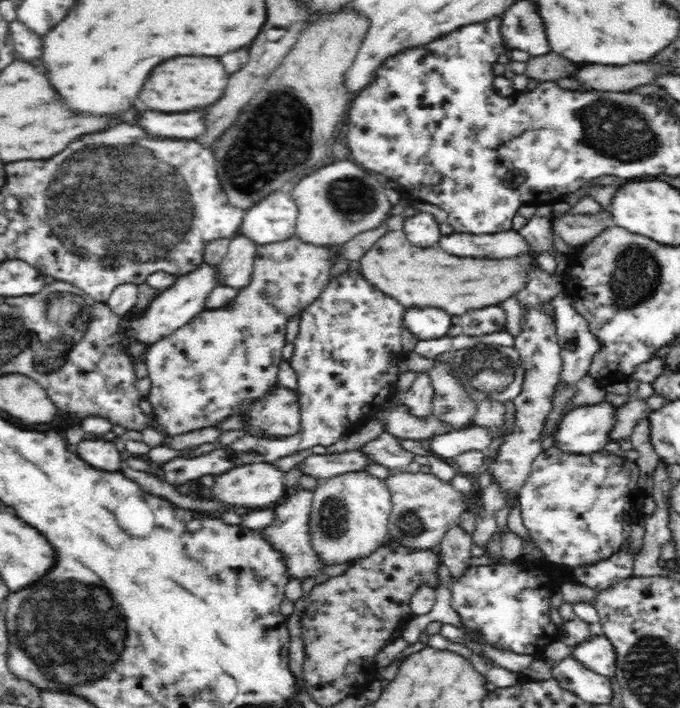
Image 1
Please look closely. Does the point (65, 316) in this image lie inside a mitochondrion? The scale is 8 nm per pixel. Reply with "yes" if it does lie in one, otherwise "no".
yes

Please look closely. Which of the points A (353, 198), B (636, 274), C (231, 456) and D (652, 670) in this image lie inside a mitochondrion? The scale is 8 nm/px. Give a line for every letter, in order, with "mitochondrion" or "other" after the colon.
A: mitochondrion
B: mitochondrion
C: other
D: mitochondrion

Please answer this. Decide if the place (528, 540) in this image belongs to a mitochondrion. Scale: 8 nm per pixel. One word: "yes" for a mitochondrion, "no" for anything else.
no

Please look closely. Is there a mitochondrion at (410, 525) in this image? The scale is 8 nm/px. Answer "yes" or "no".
yes

